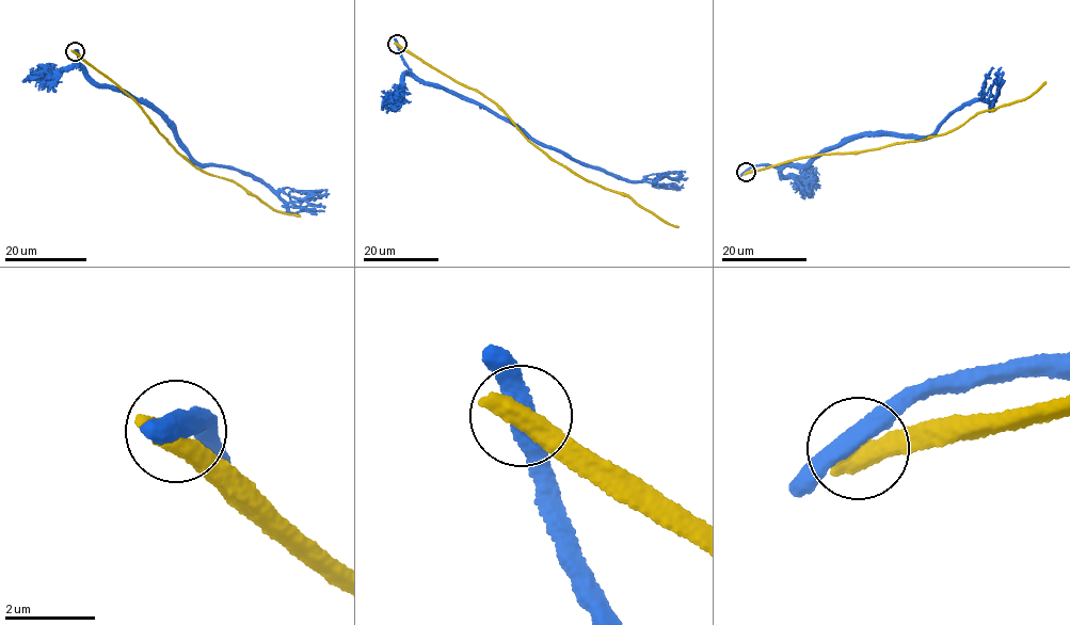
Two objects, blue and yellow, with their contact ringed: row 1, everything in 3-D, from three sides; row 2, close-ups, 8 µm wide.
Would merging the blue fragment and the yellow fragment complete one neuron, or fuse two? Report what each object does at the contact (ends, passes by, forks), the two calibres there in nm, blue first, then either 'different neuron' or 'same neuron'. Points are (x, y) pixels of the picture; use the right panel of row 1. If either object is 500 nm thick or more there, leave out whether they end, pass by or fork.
calibres 440 and 600 nm; different neuron

